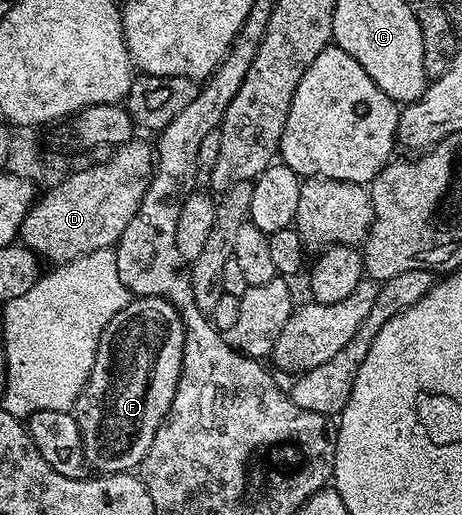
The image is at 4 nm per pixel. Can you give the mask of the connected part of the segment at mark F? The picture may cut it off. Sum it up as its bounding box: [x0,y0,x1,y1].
[74,296,184,475]

